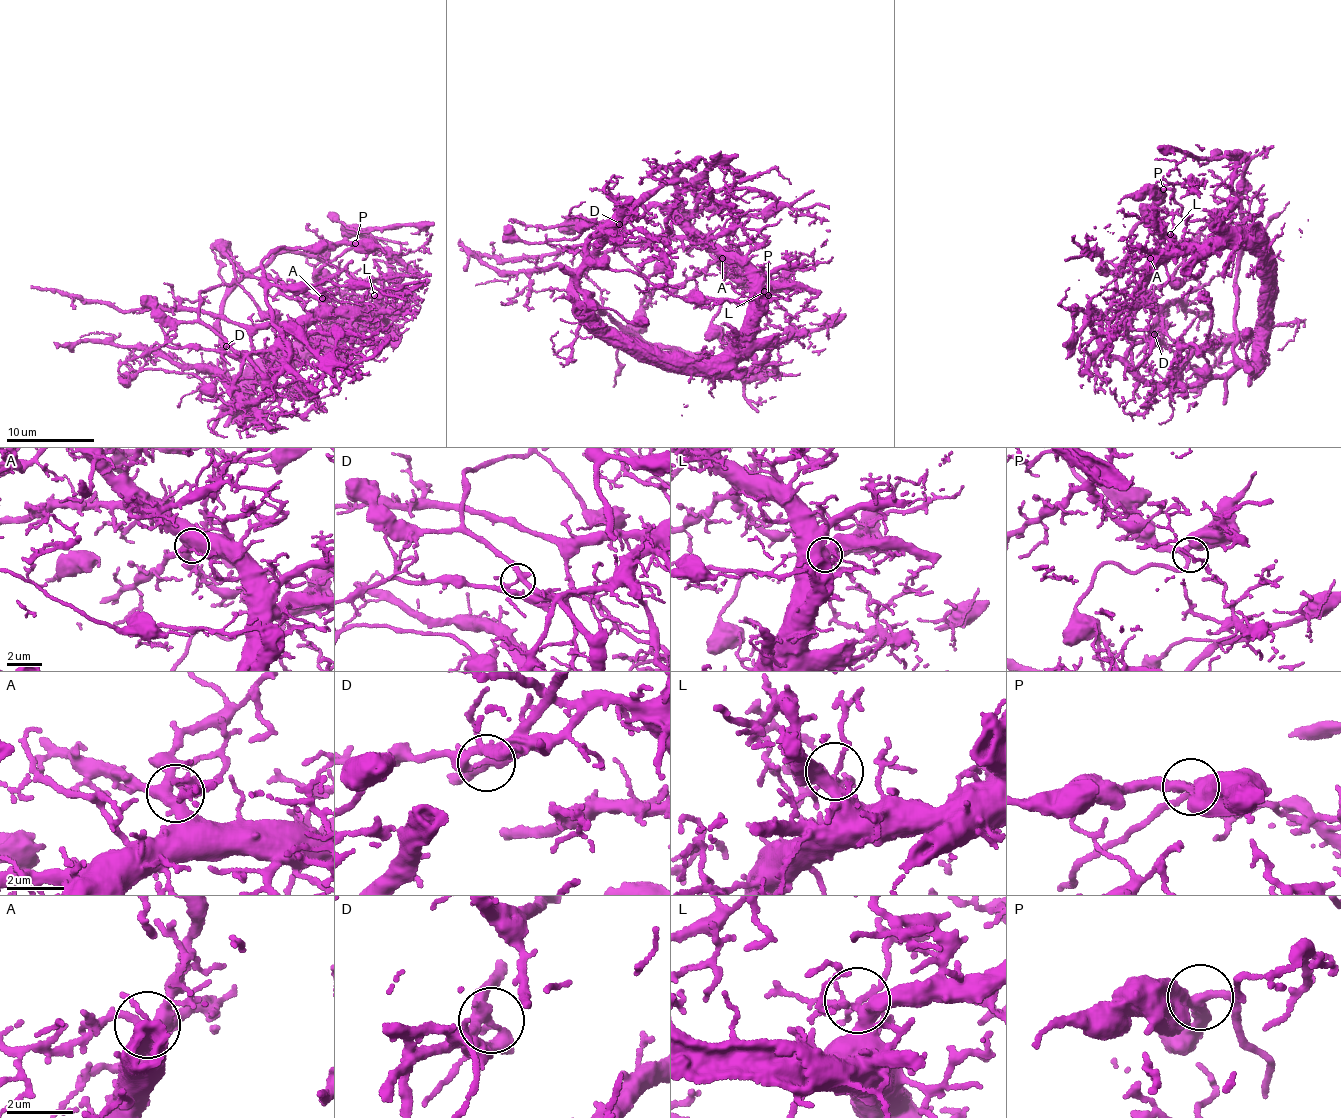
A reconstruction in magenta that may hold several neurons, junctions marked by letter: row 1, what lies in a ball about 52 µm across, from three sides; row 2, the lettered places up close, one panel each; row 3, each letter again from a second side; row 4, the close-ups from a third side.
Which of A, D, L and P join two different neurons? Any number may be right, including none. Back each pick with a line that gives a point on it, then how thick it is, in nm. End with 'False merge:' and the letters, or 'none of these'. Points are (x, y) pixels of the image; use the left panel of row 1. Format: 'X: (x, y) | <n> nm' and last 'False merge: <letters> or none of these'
D: (226, 346) | 300 nm
False merge: D

